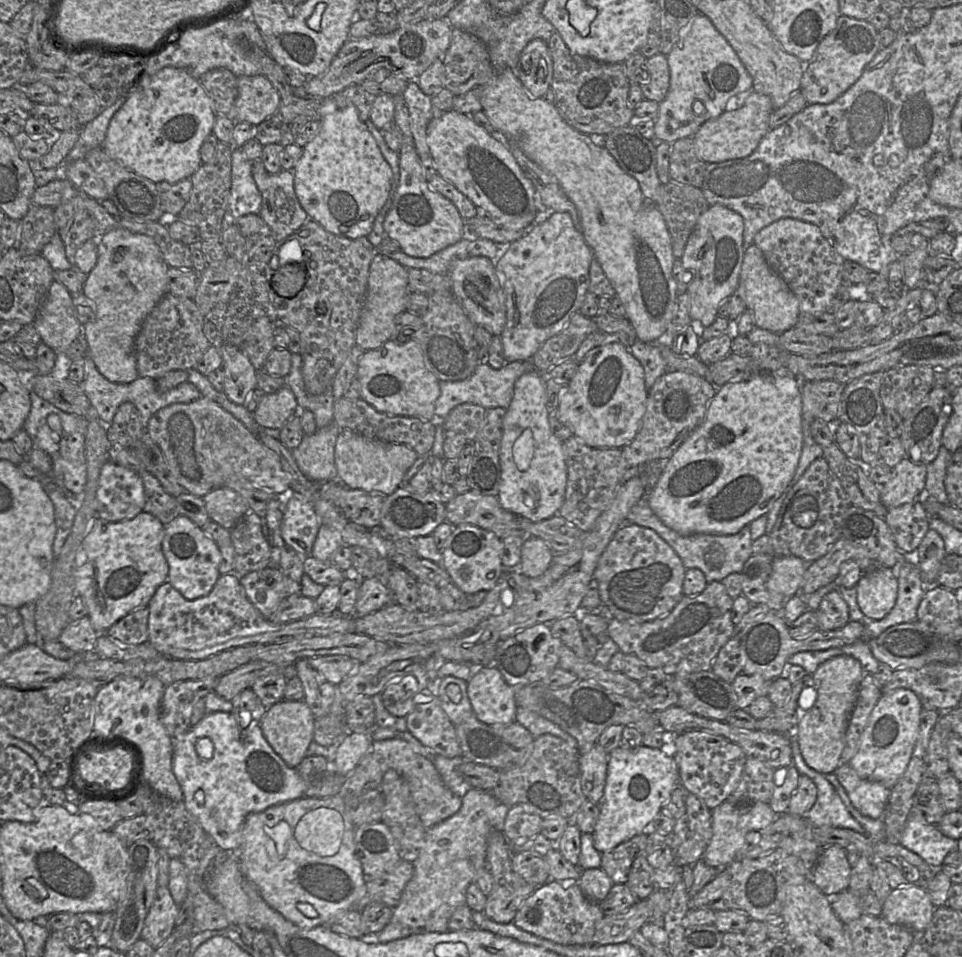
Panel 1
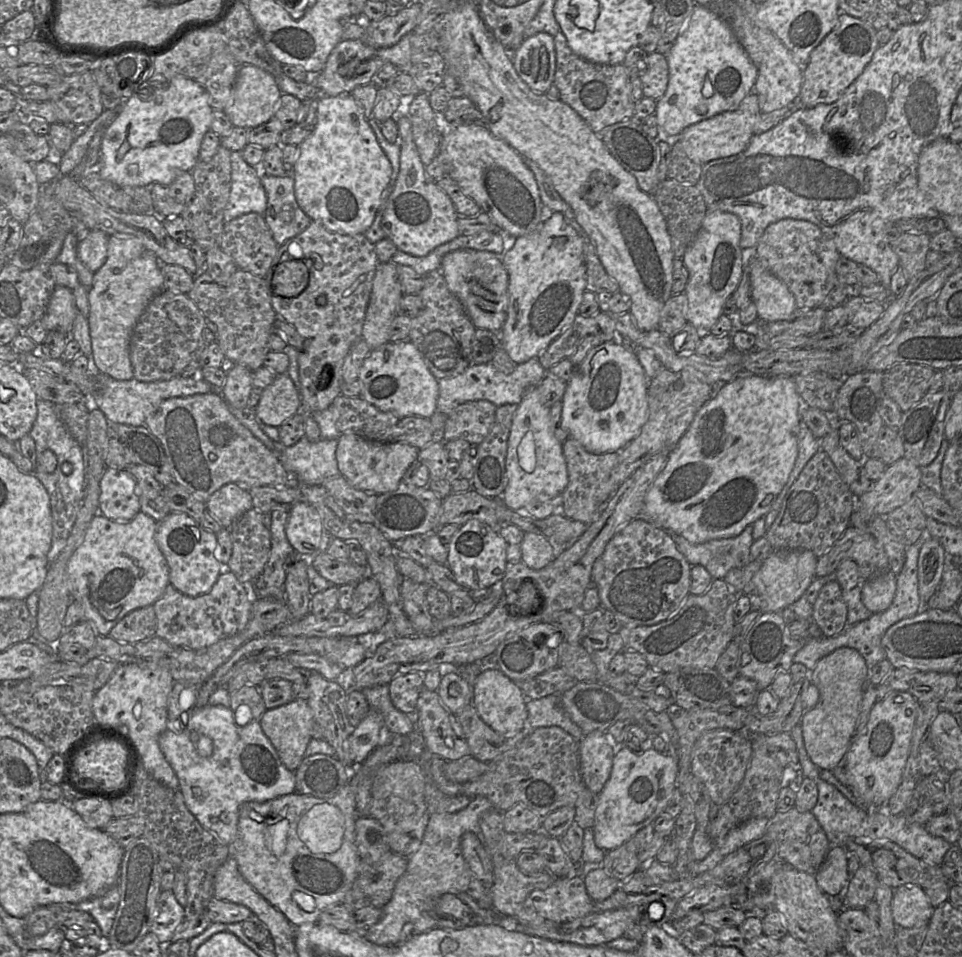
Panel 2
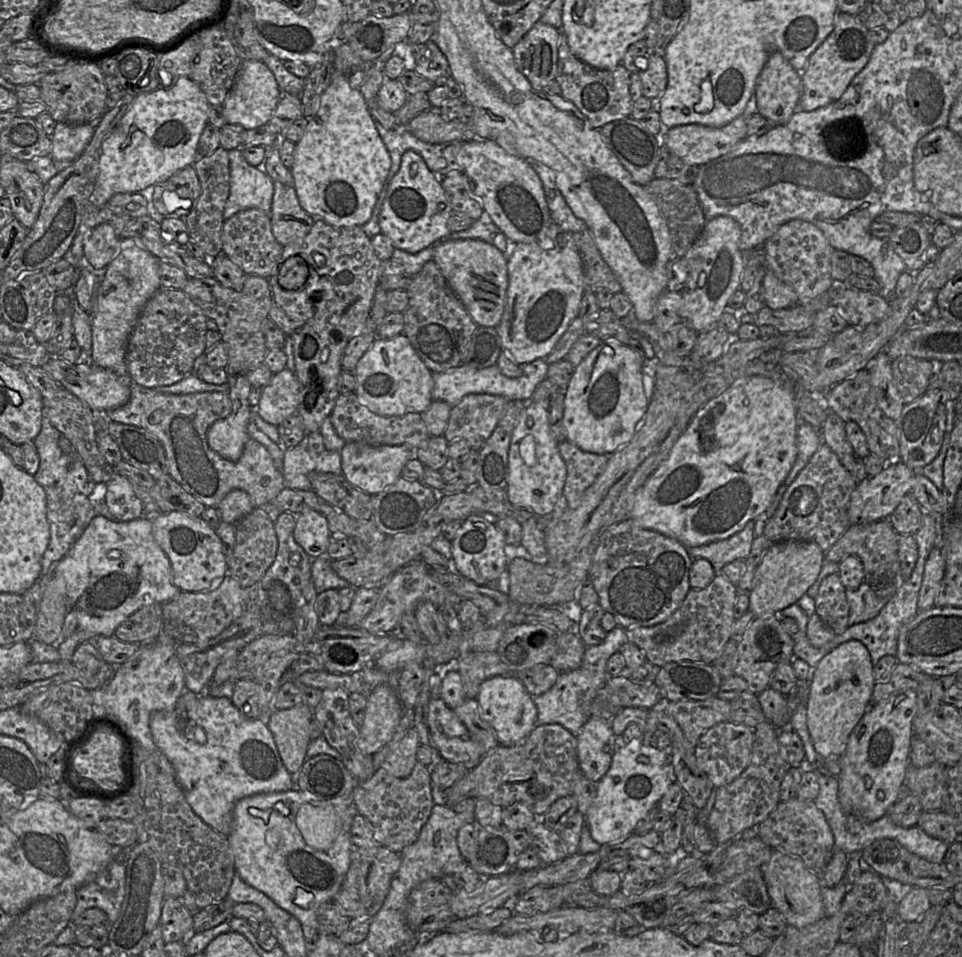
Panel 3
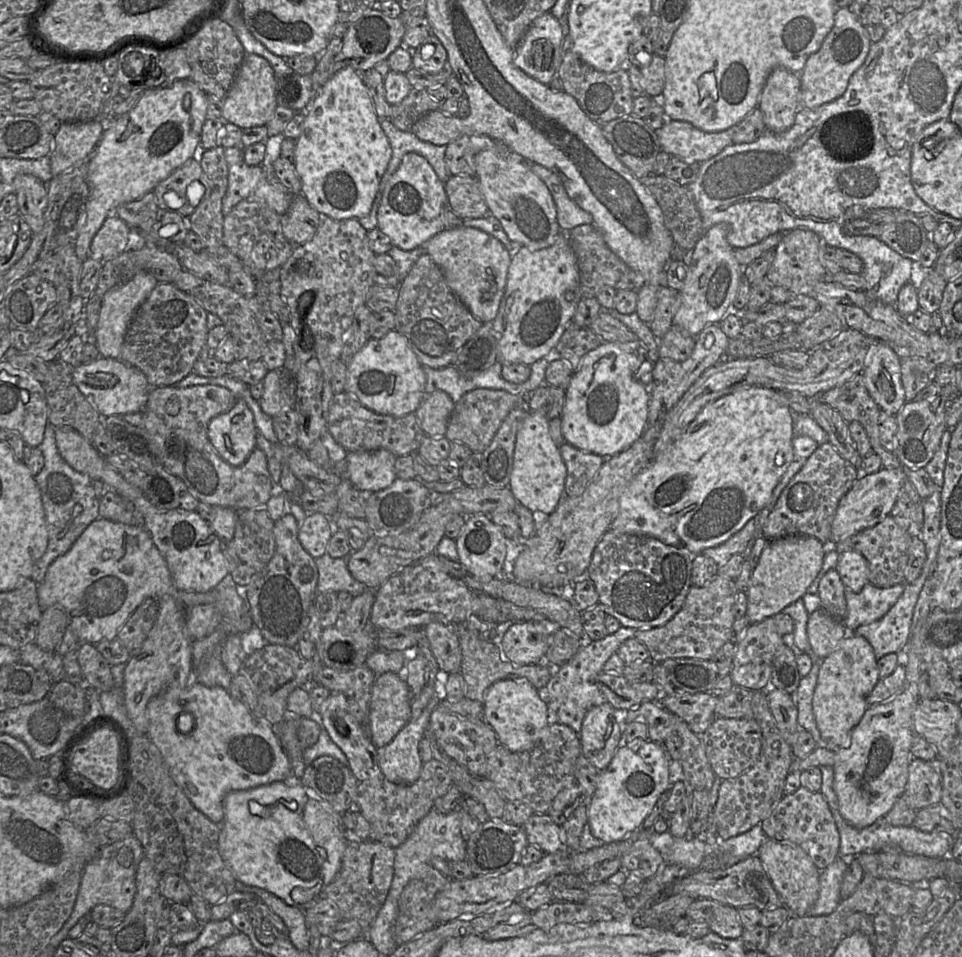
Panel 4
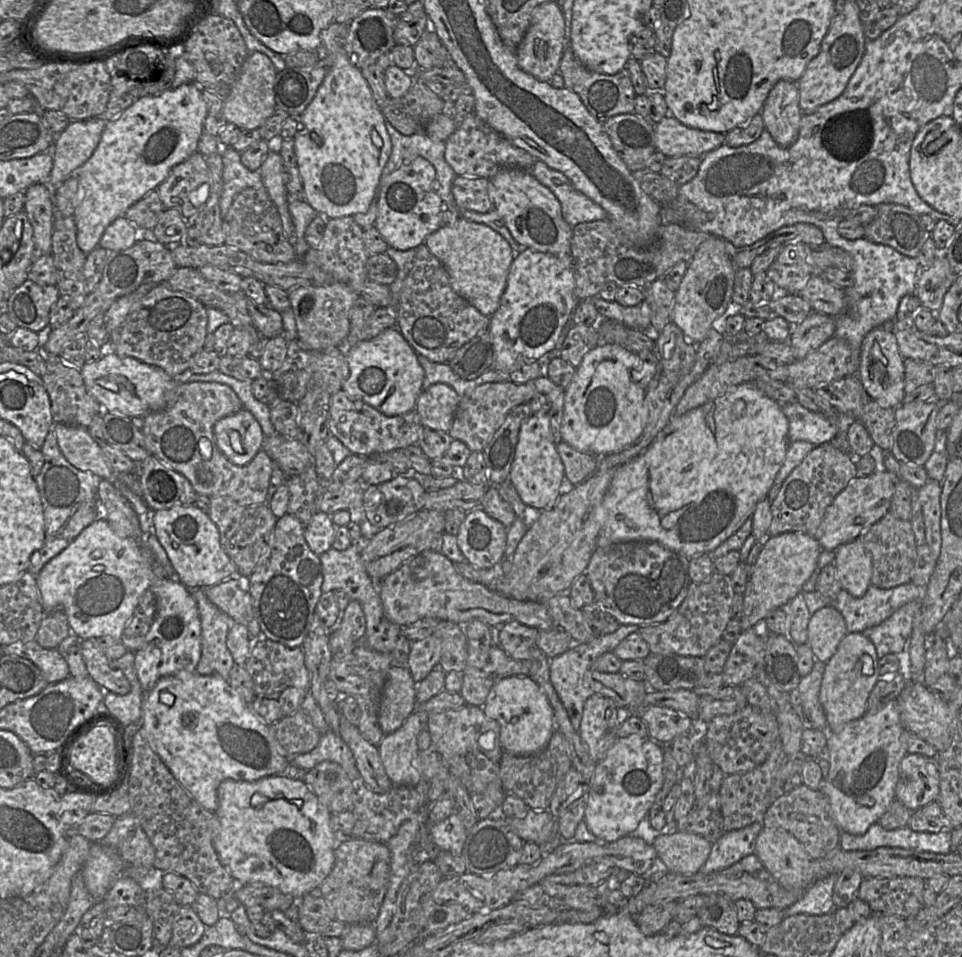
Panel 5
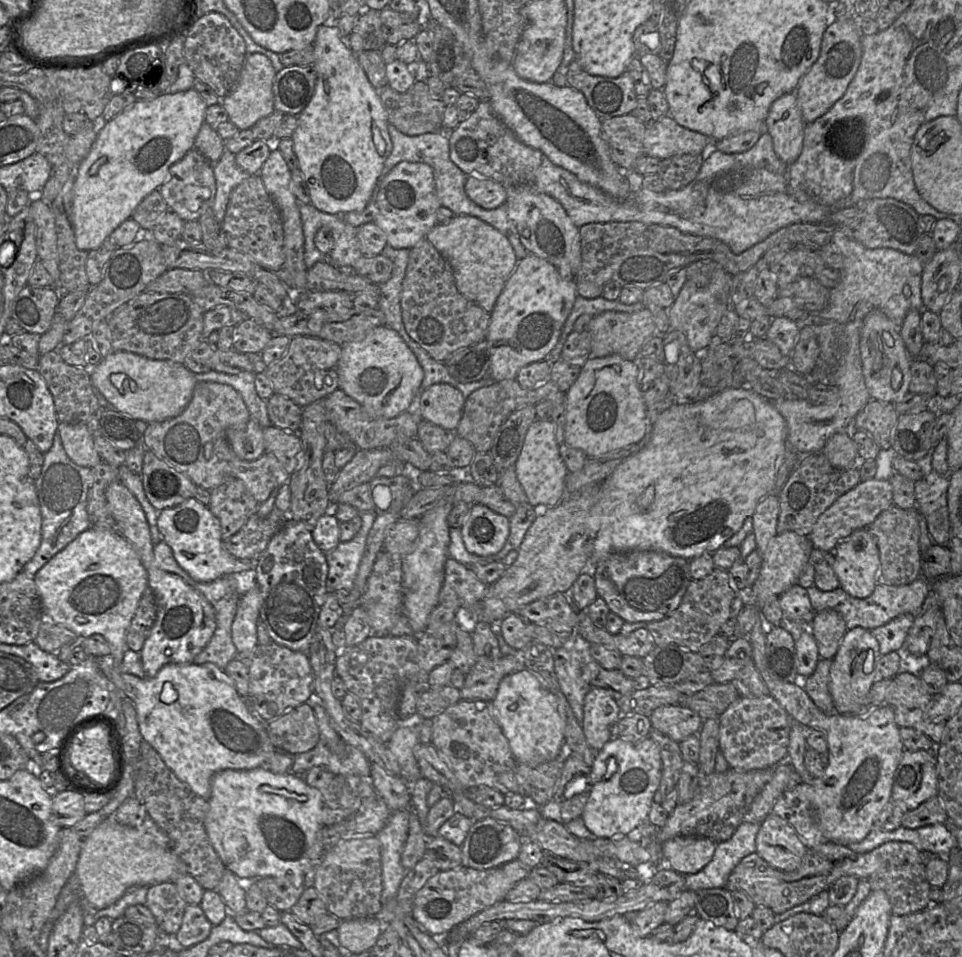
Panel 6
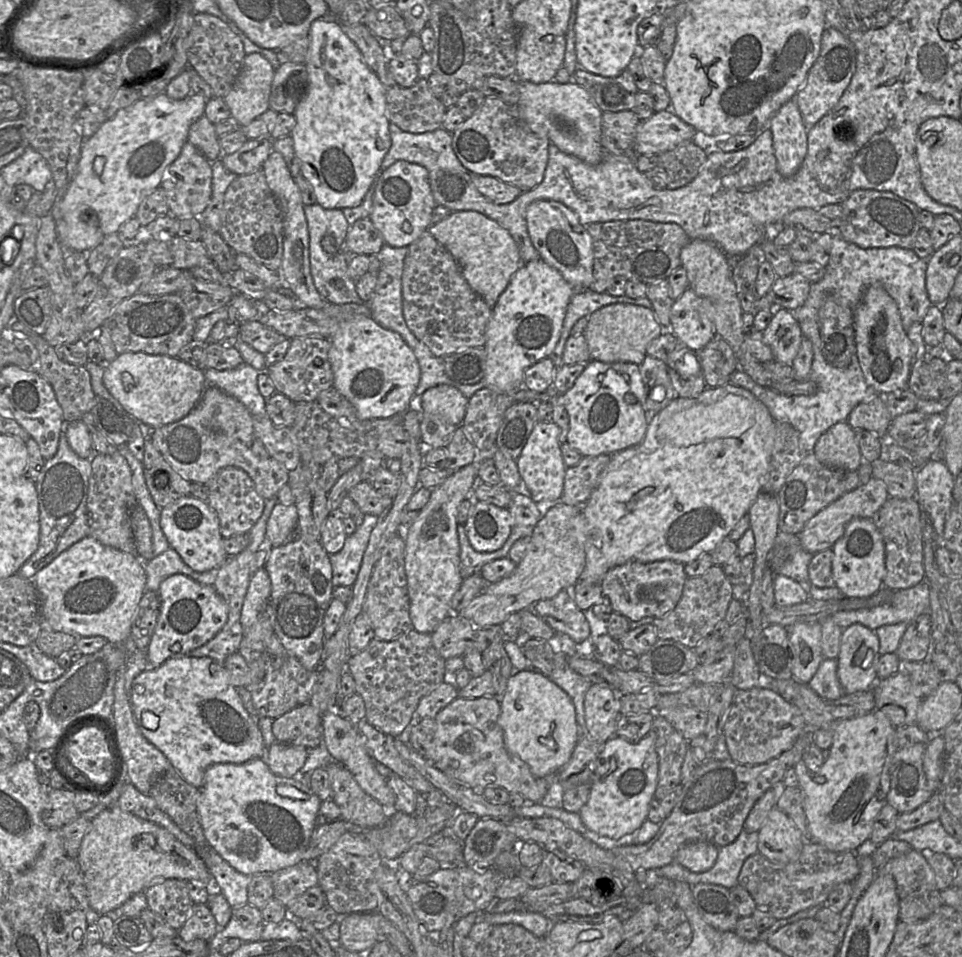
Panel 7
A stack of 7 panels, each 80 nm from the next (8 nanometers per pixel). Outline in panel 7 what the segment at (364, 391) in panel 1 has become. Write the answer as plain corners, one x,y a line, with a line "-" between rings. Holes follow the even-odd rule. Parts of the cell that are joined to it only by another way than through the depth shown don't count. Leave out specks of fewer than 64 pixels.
358,315
341,322
330,341
334,387
354,406
360,418
389,418
408,411
420,381
420,367
413,350
398,332
382,327
371,316

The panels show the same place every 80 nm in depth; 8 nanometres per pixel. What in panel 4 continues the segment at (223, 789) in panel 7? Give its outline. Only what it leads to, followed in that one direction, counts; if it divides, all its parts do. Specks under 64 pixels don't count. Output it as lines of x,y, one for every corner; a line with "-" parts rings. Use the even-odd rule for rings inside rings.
283,781
231,791
225,795
223,807
224,819
220,824
218,847
236,881
264,889
282,899
287,905
305,912
309,903
320,896
322,890
333,881
340,870
348,845
342,832
343,814
336,812
327,800
323,800
312,789
302,784
289,787
-
308,800
317,801
331,818
332,832
325,842
314,842
303,821
303,807

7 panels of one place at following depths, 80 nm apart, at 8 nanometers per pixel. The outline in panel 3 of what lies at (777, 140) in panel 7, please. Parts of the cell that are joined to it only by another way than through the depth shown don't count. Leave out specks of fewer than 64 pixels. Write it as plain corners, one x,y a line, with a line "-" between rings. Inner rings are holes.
773,52
758,78
753,109
773,126
786,124
799,109
802,95
802,77
779,52

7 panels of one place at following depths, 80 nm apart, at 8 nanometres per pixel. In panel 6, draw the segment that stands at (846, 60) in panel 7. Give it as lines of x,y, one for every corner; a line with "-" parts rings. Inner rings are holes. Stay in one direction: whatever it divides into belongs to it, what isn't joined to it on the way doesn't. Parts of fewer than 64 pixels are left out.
837,19
826,28
819,57
805,73
795,91
797,105
806,124
825,114
845,94
861,63
861,38
856,19

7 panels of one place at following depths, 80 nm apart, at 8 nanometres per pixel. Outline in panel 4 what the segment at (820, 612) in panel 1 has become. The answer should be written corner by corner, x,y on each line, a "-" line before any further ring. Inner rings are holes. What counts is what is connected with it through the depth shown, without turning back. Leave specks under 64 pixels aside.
830,569
819,582
817,595
821,600
821,607
831,616
842,620
847,614
844,596
845,586
836,569

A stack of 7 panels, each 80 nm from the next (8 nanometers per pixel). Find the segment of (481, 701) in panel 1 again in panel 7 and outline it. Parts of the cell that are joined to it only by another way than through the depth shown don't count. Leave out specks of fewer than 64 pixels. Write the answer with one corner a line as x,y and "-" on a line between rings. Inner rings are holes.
534,670
511,675
501,699
499,724
509,753
528,764
536,778
559,771
569,762
578,742
578,725
571,697
549,677

